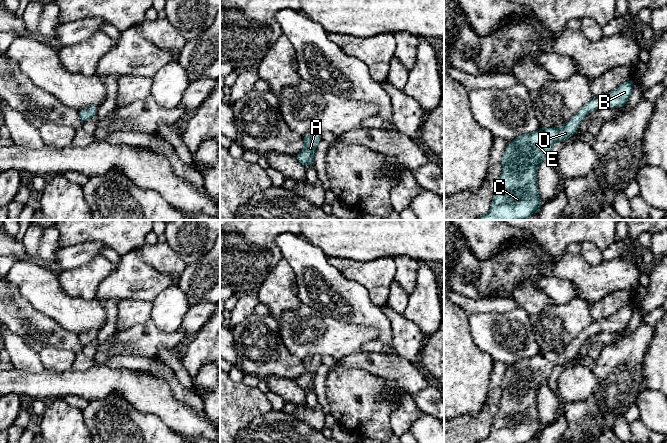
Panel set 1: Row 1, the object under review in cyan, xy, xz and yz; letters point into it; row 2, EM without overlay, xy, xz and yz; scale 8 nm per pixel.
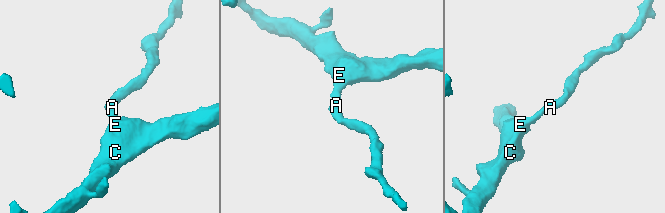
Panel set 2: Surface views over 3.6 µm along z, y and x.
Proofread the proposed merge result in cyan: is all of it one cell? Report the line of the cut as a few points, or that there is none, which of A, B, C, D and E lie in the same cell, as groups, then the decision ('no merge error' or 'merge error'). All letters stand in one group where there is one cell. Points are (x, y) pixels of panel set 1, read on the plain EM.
no cut | A B C D E | no merge error

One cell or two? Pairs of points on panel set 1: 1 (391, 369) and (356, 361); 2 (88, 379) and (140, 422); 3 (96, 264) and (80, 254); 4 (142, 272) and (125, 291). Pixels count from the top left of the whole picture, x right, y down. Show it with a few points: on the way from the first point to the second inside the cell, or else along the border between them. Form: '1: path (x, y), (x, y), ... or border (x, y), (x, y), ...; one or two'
1: path (382, 365), (370, 365), (365, 361); one
2: border (89, 400), (103, 399), (116, 393), (131, 405); two
3: border (100, 253), (88, 262), (69, 269); two
4: path (137, 277), (128, 286); one

